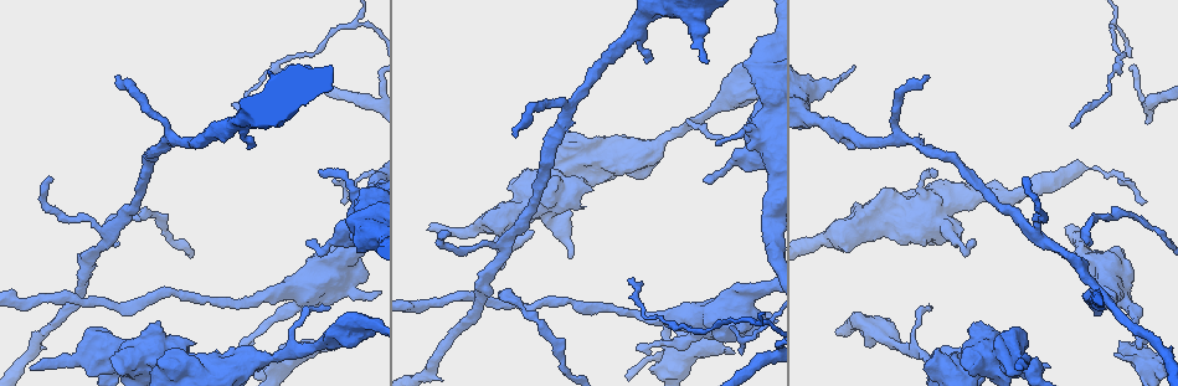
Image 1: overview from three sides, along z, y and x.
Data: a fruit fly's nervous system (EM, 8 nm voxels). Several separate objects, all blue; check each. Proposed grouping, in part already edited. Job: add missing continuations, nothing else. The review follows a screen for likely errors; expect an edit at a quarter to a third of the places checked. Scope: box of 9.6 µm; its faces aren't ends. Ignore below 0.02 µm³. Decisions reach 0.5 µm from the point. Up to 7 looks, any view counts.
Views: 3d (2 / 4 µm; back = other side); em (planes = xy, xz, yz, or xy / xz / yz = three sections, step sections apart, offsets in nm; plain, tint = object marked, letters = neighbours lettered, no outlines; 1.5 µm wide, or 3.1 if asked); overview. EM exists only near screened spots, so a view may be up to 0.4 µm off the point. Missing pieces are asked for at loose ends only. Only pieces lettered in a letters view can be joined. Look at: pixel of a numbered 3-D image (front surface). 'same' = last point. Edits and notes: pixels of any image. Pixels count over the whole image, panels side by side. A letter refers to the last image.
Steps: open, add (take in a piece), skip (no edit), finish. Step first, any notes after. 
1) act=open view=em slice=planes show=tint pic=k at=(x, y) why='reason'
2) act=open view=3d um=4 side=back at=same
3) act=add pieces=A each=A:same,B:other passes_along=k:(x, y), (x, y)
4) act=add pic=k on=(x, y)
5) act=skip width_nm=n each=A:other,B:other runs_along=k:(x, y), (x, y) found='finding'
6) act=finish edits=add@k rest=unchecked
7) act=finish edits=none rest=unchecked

act=open view=3d um=4 pic=1 at=(732, 351) why='stops while still wide'

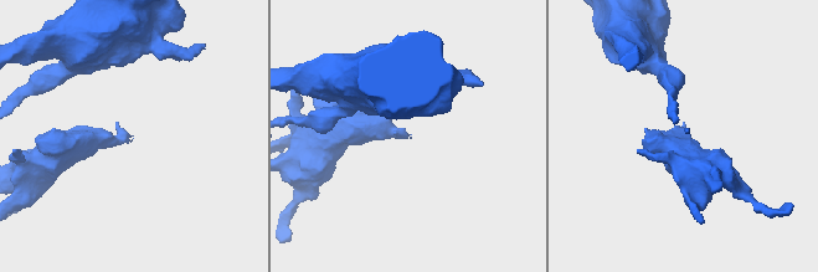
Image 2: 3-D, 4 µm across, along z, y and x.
act=open view=em slice=planes show=letters pic=2 at=(405, 133) why='now the EM'

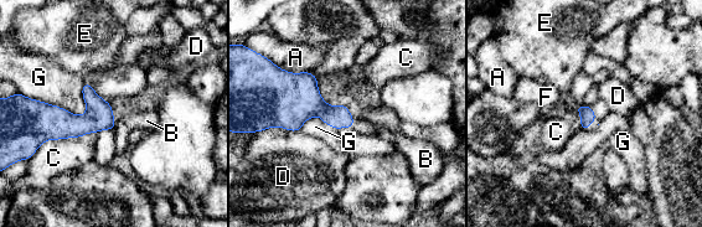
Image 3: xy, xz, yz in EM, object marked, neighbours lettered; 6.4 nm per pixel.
act=skip each=A:other,B:other,C:other,D:other,E:other,F:other,G:other border=3:(117, 123), (112, 130) found='none of them fits'

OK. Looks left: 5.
act=open view=3d um=4 pic=1 at=(1024, 330) why='free end'

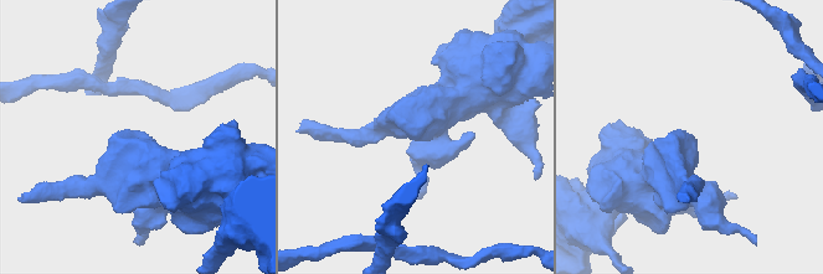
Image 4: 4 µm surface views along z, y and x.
act=open view=em slice=planes show=letters pic=4 at=(411, 138) why='now the EM'

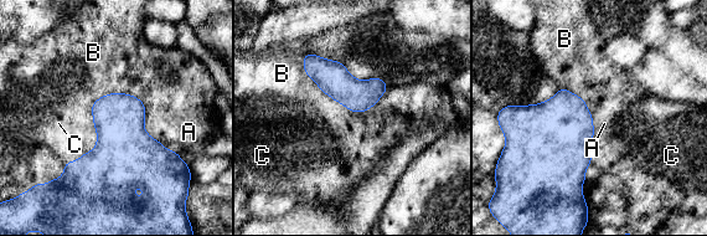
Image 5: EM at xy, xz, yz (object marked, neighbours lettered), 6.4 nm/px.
act=skip each=A:other,B:other,C:other found='no lettered piece goes on from it'

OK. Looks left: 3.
act=open view=3d um=2 pic=1 at=(925, 76) why='free end'

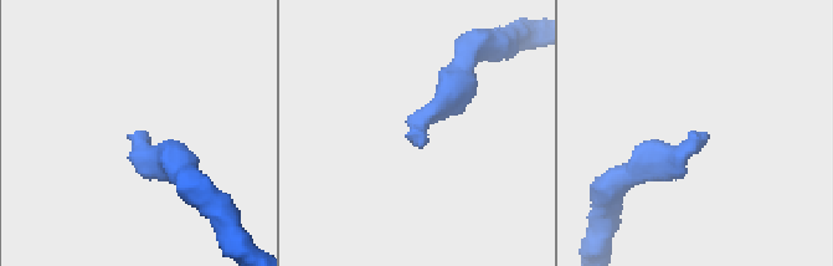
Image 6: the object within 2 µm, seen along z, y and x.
act=open view=em slice=planes show=letters pic=6 at=(421, 141) why='need the tissue'

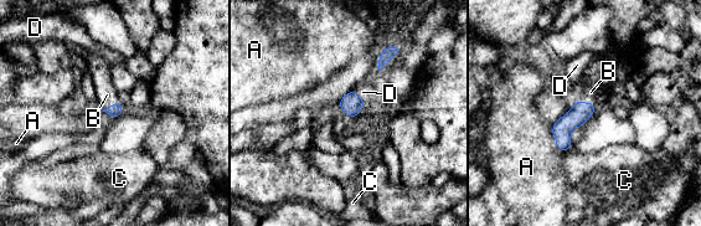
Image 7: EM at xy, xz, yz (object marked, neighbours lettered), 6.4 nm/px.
act=add pieces=B each=A:other,B:same,C:other,D:other passes_along=7:(114, 111), (111, 106), (107, 94) found='it goes on there'

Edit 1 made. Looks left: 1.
act=finish edits=add@7 rest=unchecked

